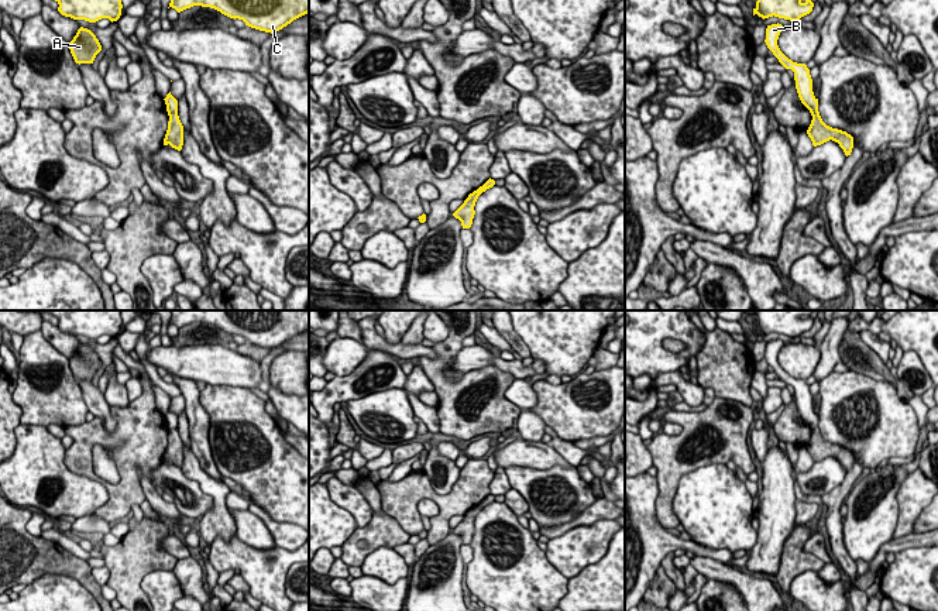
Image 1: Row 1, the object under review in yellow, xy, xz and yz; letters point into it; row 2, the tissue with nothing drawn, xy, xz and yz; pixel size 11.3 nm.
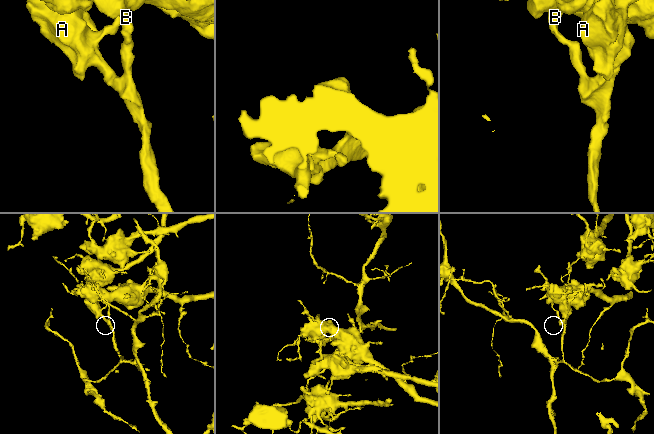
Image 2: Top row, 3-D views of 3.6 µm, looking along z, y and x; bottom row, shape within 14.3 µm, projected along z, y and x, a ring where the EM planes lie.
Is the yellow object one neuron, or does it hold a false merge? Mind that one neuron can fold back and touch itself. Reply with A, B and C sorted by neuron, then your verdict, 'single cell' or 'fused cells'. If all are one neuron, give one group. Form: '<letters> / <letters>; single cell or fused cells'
A / B C; fused cells

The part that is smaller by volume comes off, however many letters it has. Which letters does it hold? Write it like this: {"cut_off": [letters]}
{"cut_off": ["A"]}

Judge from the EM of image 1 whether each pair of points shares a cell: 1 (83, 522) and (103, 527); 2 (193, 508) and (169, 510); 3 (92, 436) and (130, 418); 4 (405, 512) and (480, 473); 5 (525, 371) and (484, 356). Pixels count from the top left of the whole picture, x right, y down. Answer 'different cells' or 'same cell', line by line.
1: same cell
2: different cells
3: same cell
4: same cell
5: same cell

